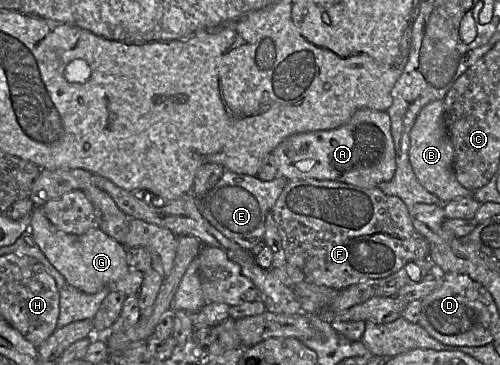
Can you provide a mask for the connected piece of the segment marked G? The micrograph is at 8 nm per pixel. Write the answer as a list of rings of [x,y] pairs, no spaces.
[[[36,206],[30,214],[29,228],[35,242],[50,263],[70,285],[84,293],[93,294],[106,286],[112,287],[130,269],[123,244],[110,238],[99,228],[89,229],[80,235],[67,234],[55,227],[46,218],[41,207]]]

